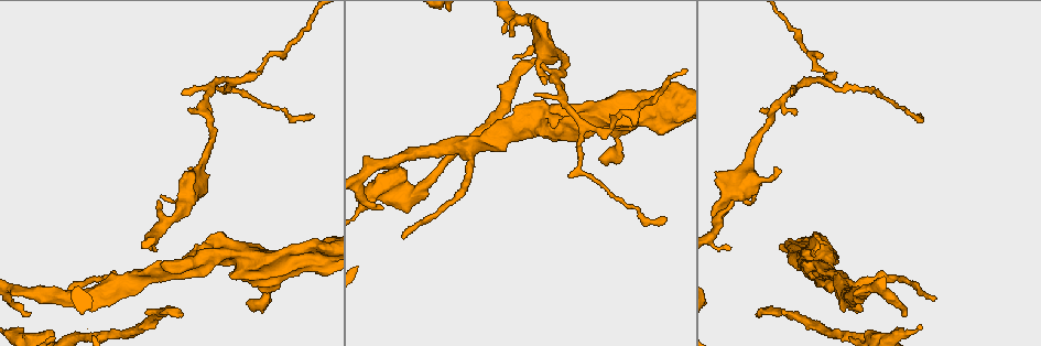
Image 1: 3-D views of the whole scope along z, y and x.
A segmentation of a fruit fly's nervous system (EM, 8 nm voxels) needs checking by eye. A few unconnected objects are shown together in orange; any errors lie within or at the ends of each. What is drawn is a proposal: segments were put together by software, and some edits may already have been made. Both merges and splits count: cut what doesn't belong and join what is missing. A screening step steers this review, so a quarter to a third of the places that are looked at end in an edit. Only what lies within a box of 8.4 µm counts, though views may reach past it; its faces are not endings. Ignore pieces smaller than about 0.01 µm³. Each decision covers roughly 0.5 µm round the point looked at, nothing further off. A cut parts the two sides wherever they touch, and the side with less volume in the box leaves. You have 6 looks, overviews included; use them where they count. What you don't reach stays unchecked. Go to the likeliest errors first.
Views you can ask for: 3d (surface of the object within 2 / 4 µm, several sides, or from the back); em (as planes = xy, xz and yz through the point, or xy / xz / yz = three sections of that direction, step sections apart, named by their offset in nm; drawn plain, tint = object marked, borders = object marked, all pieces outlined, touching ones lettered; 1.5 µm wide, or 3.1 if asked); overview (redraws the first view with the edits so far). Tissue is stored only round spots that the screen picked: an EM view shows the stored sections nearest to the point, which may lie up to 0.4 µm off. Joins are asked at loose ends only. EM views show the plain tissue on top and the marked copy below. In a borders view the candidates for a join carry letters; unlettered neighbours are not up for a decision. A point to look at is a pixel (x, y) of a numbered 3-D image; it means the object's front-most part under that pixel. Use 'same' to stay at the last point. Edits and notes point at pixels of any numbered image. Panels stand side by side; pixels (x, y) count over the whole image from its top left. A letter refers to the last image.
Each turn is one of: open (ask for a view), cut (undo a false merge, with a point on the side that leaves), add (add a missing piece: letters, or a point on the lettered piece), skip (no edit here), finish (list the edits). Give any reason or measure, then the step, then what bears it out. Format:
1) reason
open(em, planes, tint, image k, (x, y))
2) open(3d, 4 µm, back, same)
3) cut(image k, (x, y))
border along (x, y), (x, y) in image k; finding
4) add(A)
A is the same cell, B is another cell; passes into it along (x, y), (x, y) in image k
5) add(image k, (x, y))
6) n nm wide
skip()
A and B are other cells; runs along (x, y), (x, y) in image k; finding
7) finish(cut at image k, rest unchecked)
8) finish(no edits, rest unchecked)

long arm stops here
open(em, planes, borders, image 1, (756, 314))

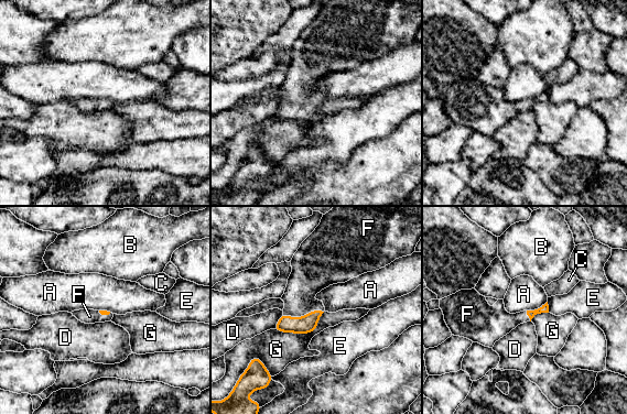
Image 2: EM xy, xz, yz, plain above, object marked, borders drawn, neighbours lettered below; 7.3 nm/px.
add(F)
F is the same cell, A, B, C, D, E and G are other cells; passes into it along (299, 325), (303, 317), (303, 284) in image 2; it goes on there

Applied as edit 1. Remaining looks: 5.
open(overview)

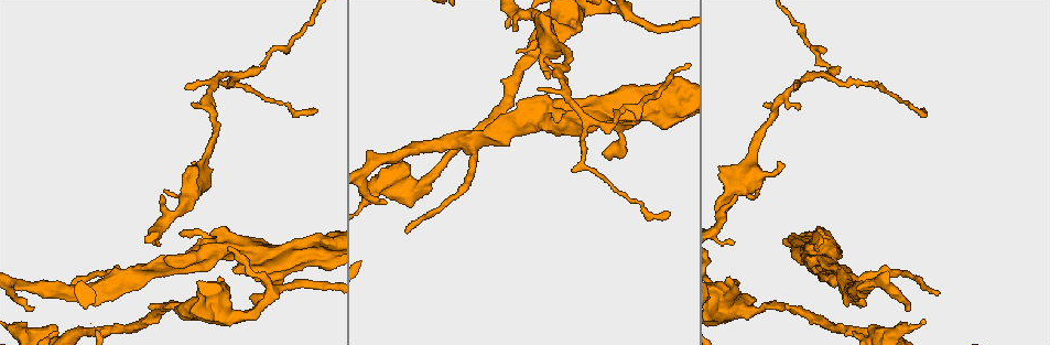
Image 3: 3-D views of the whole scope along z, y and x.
branch stops here
open(3d, 2 µm, image 3, (407, 231))

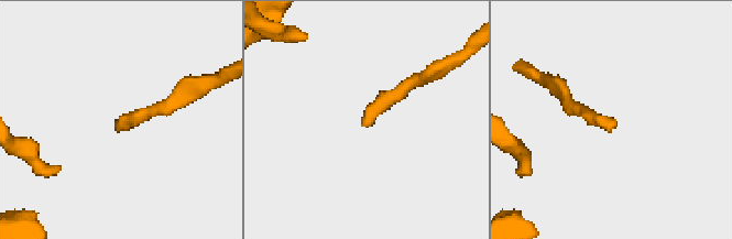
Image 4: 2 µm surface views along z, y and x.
need the tissue
open(em, 3.1 µm, planes, borders, image 4, (123, 125))

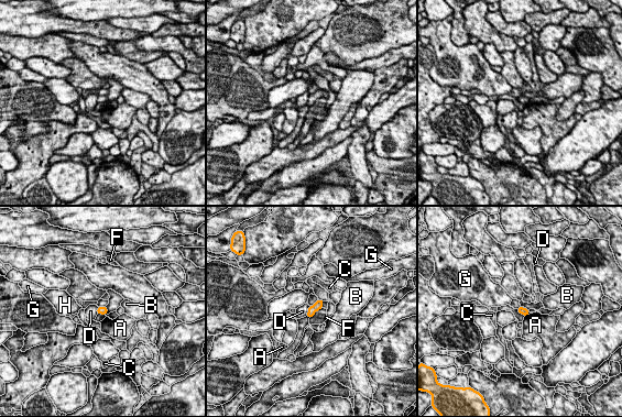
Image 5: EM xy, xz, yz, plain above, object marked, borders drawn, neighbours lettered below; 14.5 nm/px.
120 nm wide; F touches over 260 nm
skip()
A, B, C, D, F, G and H are other cells; none of them fits

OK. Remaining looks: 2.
finish(add at image 2, rest unchecked)

